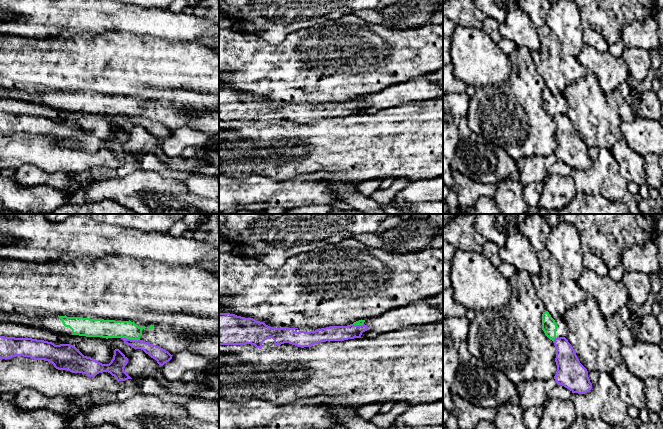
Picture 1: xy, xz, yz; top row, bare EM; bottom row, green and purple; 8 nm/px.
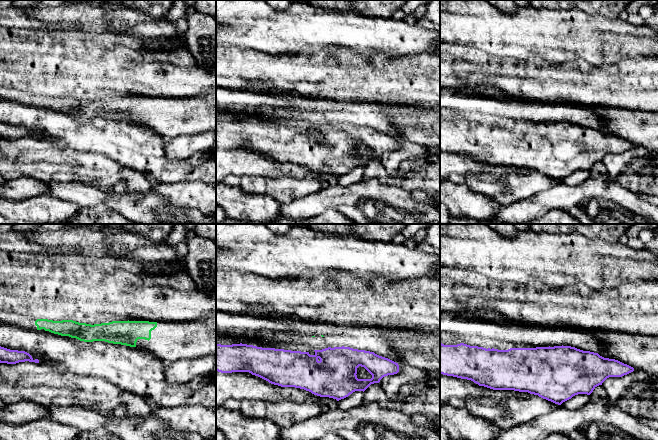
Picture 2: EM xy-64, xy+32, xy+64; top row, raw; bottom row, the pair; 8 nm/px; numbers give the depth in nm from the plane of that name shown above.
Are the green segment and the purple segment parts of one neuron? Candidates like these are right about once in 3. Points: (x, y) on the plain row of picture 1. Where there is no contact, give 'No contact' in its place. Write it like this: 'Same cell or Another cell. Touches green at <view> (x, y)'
Another cell. Touches green at xy (130, 114)

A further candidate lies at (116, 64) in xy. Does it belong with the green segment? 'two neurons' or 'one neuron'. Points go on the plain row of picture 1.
two neurons

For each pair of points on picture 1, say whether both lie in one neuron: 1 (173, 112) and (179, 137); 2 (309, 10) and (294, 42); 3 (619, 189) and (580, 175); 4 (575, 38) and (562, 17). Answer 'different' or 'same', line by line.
1: different
2: different
3: same
4: same

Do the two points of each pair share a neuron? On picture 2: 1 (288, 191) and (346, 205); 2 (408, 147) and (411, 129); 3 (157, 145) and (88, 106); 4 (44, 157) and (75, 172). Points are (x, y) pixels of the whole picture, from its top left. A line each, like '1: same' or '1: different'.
1: different
2: different
3: different
4: same

